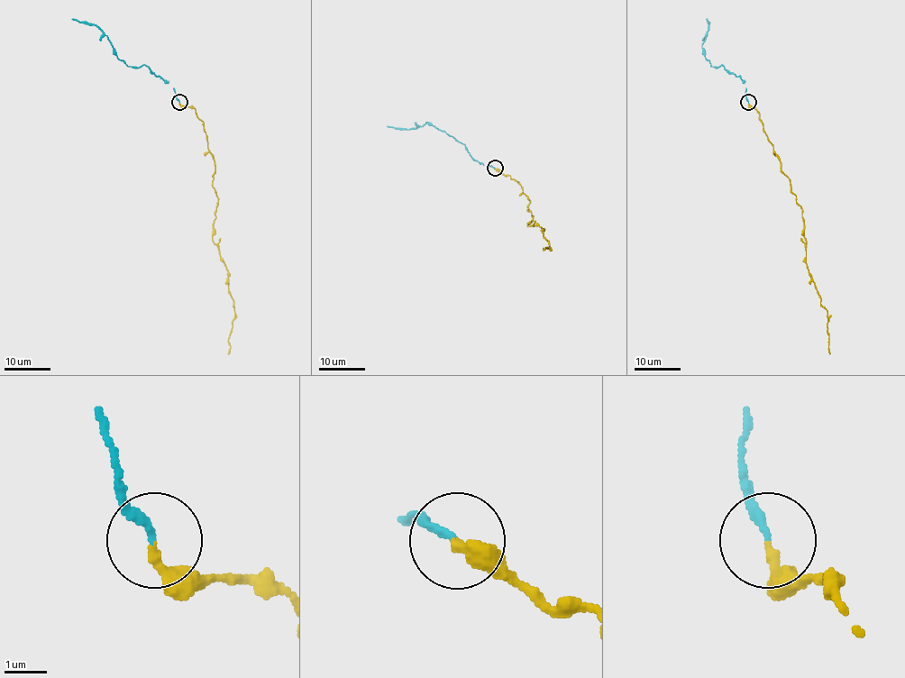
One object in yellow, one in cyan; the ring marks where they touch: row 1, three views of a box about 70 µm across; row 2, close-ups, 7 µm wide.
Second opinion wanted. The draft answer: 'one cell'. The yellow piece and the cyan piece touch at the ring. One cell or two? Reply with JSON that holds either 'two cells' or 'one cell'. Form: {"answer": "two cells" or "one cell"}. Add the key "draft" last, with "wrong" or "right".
{"answer": "one cell", "draft": "right"}

